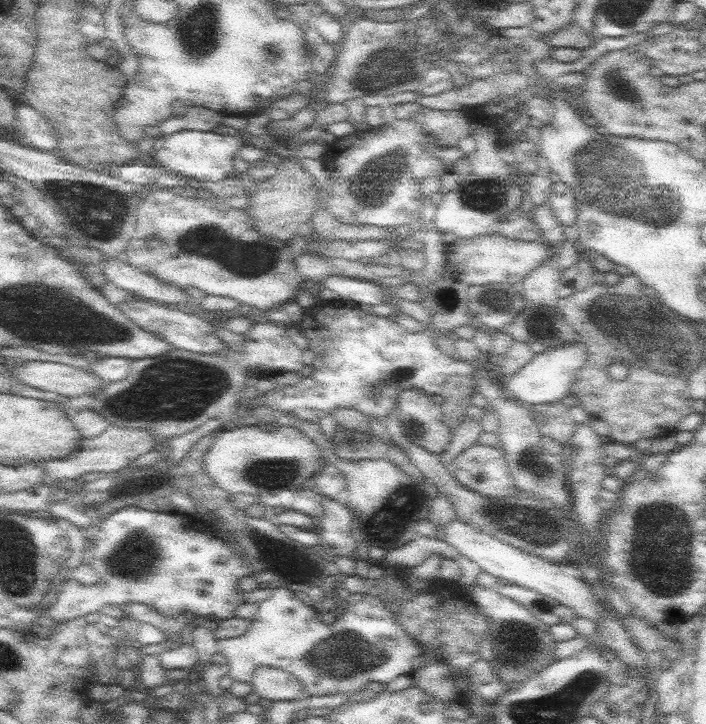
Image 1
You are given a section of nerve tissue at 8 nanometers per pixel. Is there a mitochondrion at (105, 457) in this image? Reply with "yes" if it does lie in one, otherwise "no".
no

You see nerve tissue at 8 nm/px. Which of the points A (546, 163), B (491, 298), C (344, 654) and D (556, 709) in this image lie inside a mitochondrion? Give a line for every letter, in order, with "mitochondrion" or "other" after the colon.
A: other
B: mitochondrion
C: mitochondrion
D: mitochondrion

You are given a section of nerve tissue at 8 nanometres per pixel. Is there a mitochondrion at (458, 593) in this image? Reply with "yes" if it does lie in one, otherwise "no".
no

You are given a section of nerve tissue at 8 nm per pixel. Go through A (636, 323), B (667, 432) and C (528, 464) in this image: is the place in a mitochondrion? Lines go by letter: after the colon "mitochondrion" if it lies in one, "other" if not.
A: mitochondrion
B: other
C: mitochondrion

